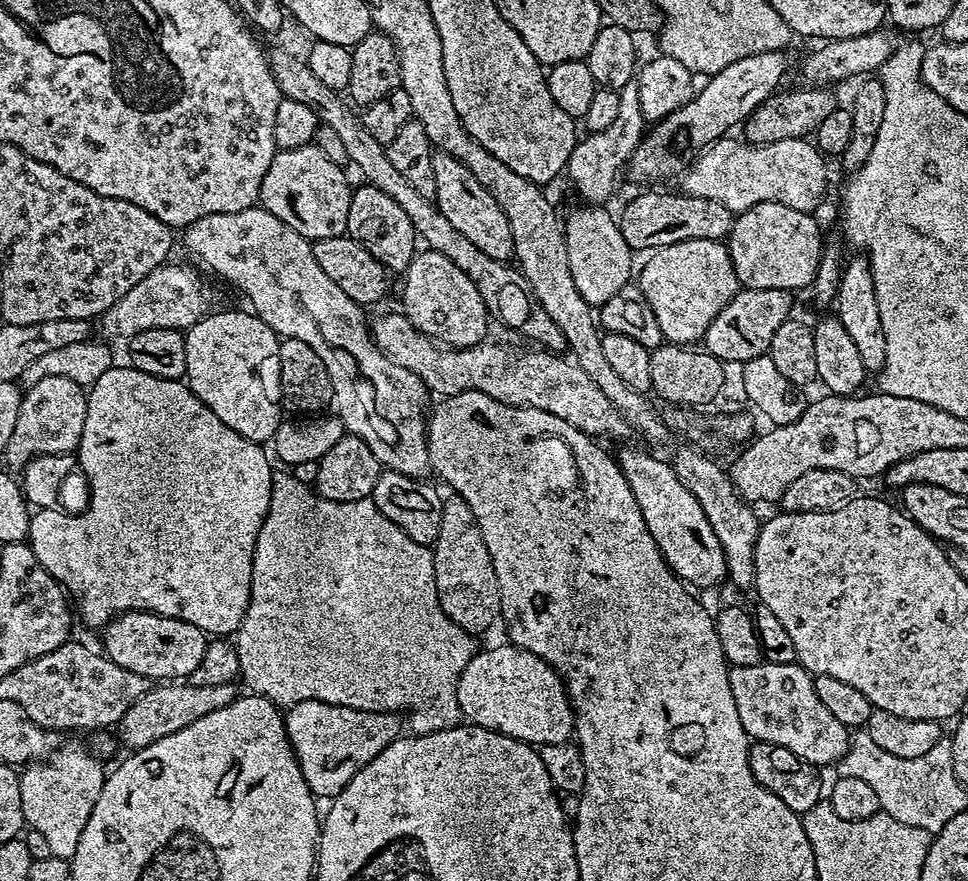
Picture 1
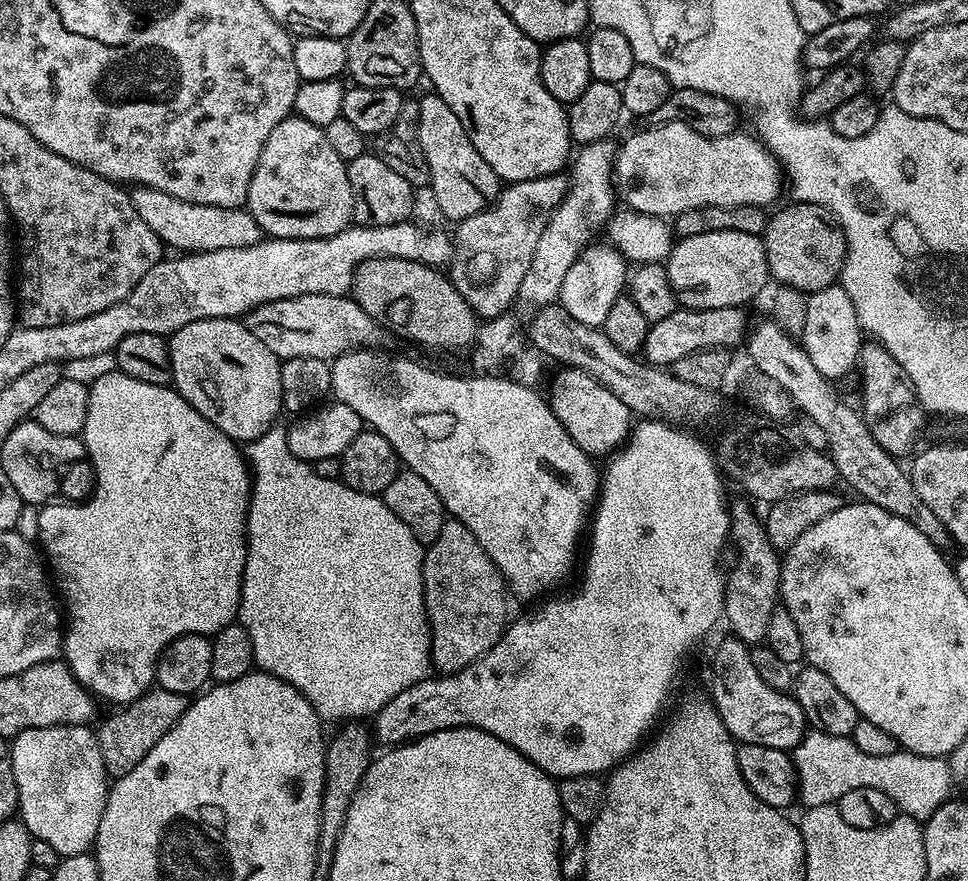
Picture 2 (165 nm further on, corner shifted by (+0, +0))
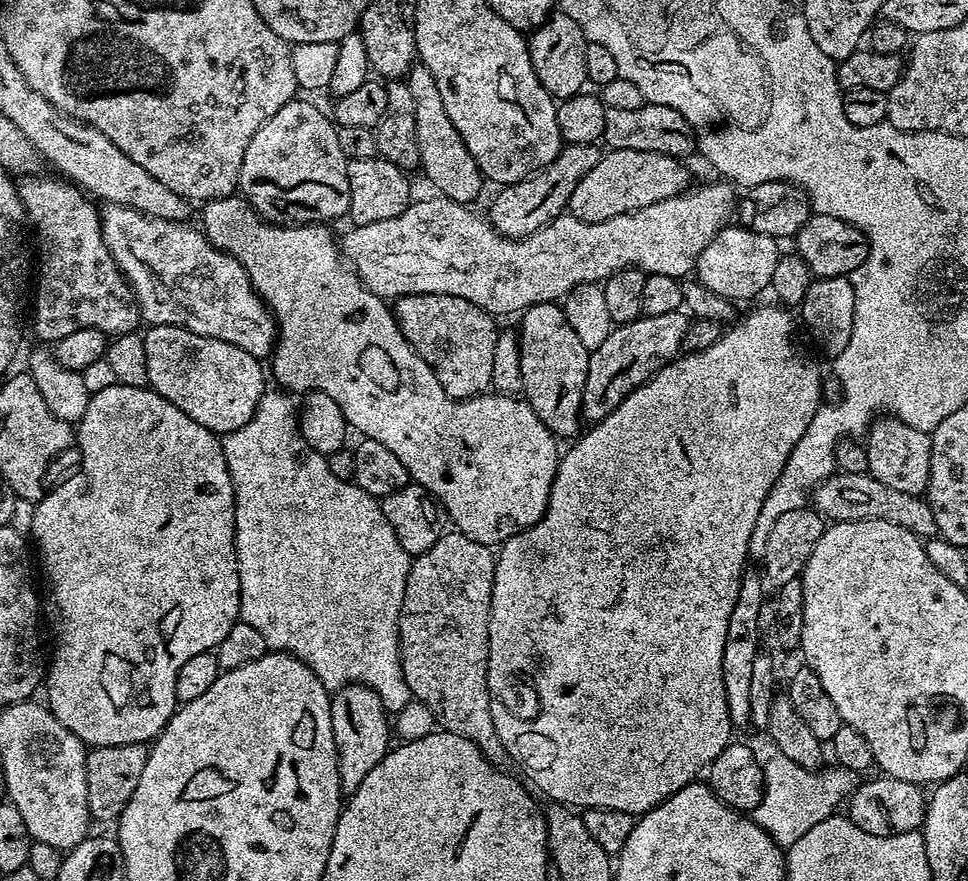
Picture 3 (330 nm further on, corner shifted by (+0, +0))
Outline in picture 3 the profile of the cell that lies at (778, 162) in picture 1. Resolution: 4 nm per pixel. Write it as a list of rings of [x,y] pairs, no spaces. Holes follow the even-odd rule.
[[[621,148],[605,151],[598,166],[594,166],[590,174],[580,179],[578,186],[574,186],[574,194],[570,194],[567,211],[588,224],[597,224],[618,214],[662,202],[662,198],[679,196],[690,184],[688,172],[683,166],[685,165],[679,159],[658,152]]]

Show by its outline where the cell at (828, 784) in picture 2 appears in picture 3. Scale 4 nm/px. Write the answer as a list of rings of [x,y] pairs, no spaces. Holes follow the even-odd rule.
[[[776,752],[772,754],[769,760],[763,761],[764,766],[764,793],[762,794],[762,802],[758,802],[758,806],[750,813],[751,819],[755,820],[758,826],[762,826],[764,830],[771,834],[780,847],[787,848],[802,835],[806,834],[813,826],[818,826],[818,822],[822,822],[826,818],[837,815],[836,808],[845,803],[851,796],[858,783],[857,773],[846,770],[839,766],[821,767],[819,770],[815,768],[803,768],[798,766],[798,762],[792,762],[786,754]]]

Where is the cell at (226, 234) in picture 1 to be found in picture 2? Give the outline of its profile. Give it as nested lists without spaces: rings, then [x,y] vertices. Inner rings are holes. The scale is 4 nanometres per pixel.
[[[133,187],[130,192],[134,210],[138,210],[138,218],[154,230],[161,245],[176,250],[195,250],[199,252],[213,252],[227,248],[245,248],[251,244],[258,244],[262,233],[258,222],[251,212],[243,207],[223,208],[222,206],[202,206],[194,202],[182,202],[182,198],[174,198],[170,194],[162,194],[153,188]]]

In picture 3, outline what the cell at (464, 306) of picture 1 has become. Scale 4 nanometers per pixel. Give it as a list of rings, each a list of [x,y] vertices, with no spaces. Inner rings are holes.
[[[599,143],[564,144],[554,162],[547,164],[541,172],[536,172],[525,180],[503,185],[497,191],[500,193],[493,198],[488,212],[486,211],[486,219],[502,236],[519,238],[534,234],[539,228],[562,215],[570,202],[570,194],[574,194],[574,186],[578,186],[580,179],[590,174],[594,166],[598,166],[601,155]]]

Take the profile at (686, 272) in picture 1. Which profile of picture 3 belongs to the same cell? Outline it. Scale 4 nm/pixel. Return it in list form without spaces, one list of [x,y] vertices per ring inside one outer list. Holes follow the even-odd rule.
[[[725,226],[713,238],[710,246],[702,250],[694,269],[694,276],[708,290],[726,300],[752,300],[759,292],[769,291],[774,278],[774,266],[778,266],[778,258],[781,255],[781,245],[773,236],[758,234],[749,228]]]

